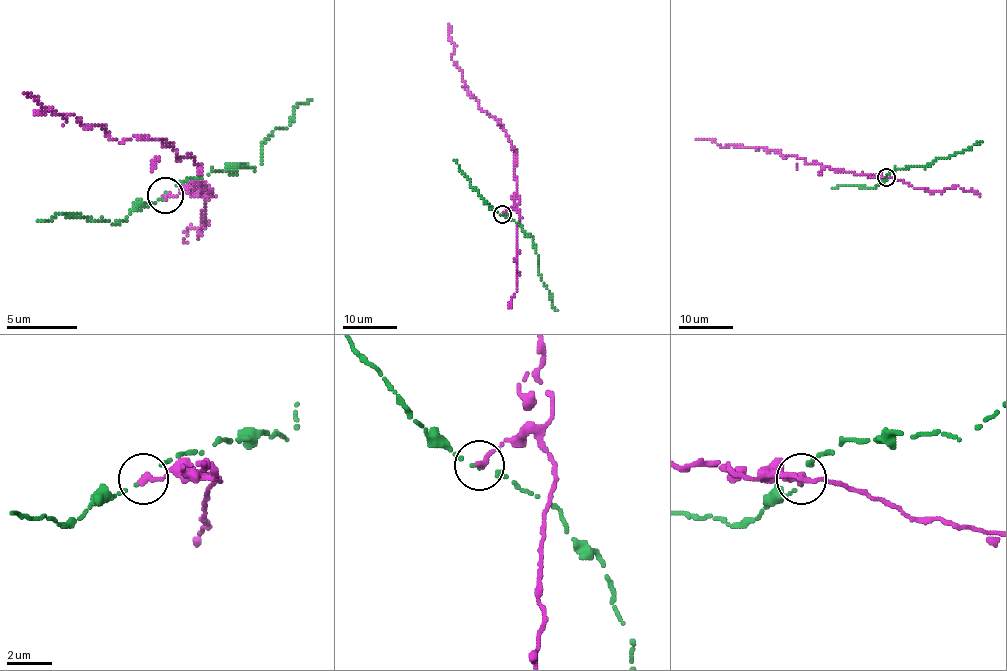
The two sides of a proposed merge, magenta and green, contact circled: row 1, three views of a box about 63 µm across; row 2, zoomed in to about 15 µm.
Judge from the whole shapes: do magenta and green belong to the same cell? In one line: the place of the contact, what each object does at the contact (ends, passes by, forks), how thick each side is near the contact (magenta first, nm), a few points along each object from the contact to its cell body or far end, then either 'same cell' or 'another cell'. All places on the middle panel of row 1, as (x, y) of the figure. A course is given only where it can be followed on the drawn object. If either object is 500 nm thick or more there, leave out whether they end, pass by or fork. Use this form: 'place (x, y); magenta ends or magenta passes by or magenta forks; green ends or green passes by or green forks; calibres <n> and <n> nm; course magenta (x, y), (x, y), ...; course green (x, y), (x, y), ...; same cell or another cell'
place (502, 214); magenta ends; green passes by; calibres 320 and 60 nm; course magenta (502, 214), (520, 202), (516, 151), (501, 122), (478, 106), (467, 90), (461, 69), (452, 60), (448, 23); course green (502, 215), (508, 215), (532, 239), (539, 256), (540, 277), (558, 311); another cell

